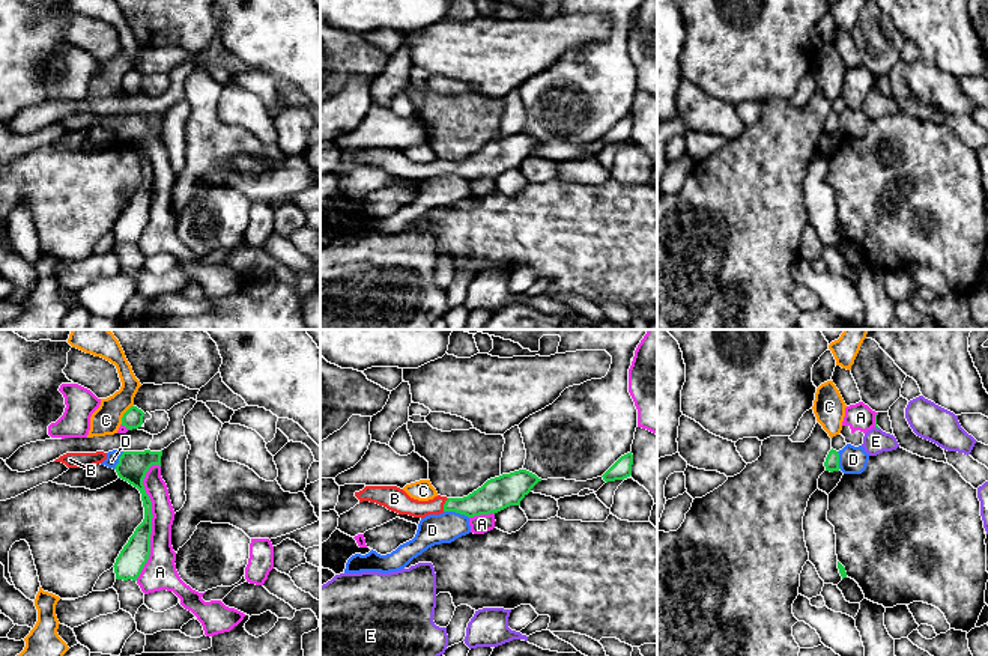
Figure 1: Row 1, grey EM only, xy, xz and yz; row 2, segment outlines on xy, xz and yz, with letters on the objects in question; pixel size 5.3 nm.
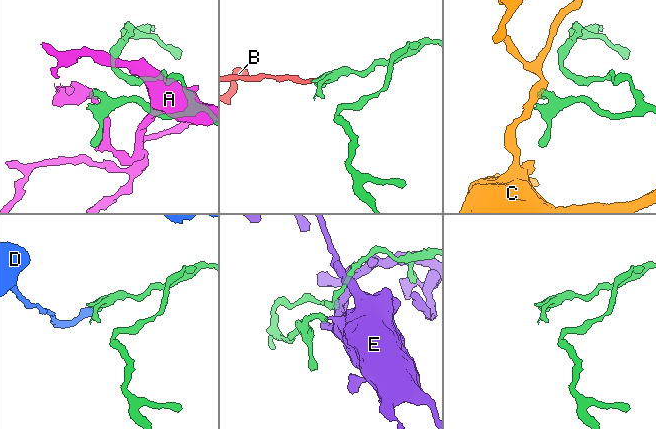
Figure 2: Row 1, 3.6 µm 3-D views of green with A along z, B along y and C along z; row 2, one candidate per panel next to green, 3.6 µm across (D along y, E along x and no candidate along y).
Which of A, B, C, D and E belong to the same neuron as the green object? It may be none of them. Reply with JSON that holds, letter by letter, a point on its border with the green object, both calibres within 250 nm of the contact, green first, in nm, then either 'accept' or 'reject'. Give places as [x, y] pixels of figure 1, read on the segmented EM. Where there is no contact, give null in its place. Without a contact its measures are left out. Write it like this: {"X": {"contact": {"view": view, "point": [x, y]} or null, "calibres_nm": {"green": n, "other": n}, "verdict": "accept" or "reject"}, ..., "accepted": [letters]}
{"A": {"contact": {"view": "xy", "point": [151, 519]}, "calibres_nm": {"green": 150, "other": 140}, "verdict": "reject"}, "B": {"contact": {"view": "xz", "point": [444, 504]}, "calibres_nm": {"green": 160, "other": 120}, "verdict": "accept"}, "C": {"contact": {"view": "xy", "point": [124, 414]}, "calibres_nm": {"green": 110, "other": 160}, "verdict": "reject"}, "D": {"contact": {"view": "xz", "point": [456, 512]}, "calibres_nm": {"green": 180, "other": 160}, "verdict": "reject"}, "E": {"contact": {"view": "yz", "point": [877, 428]}, "calibres_nm": {"green": 20, "other": 140}, "verdict": "reject"}, "accepted": ["B"]}

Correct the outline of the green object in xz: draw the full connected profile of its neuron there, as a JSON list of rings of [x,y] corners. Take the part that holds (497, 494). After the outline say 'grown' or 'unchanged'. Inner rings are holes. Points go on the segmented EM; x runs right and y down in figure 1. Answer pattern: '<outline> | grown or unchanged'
[[[519,469],[487,480],[481,487],[463,498],[438,495],[429,501],[418,501],[397,486],[365,486],[362,490],[355,492],[355,497],[359,503],[376,503],[399,515],[421,519],[444,512],[456,512],[474,518],[480,515],[495,515],[510,506],[520,506],[520,501],[538,481],[541,481],[541,478],[535,474]]] | grown

